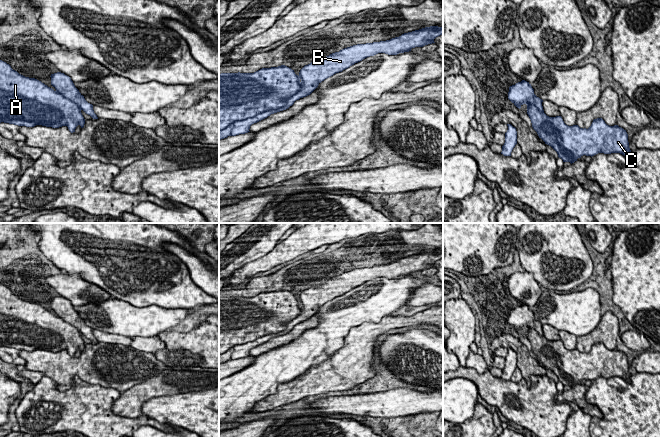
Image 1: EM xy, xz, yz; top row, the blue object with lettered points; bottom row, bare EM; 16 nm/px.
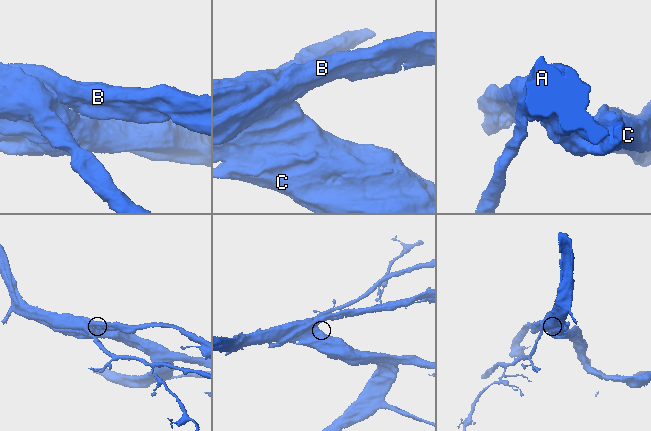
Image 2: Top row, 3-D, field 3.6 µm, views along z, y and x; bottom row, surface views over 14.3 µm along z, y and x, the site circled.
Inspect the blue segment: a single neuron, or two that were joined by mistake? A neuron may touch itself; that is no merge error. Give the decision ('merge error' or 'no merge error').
merge error

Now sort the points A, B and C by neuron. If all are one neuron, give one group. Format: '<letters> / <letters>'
A C / B

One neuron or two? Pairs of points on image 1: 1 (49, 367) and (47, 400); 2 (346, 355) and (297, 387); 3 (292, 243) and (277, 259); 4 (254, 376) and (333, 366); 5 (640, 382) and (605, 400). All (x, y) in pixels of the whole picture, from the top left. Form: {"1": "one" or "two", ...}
{"1": "two", "2": "one", "3": "one", "4": "two", "5": "one"}

